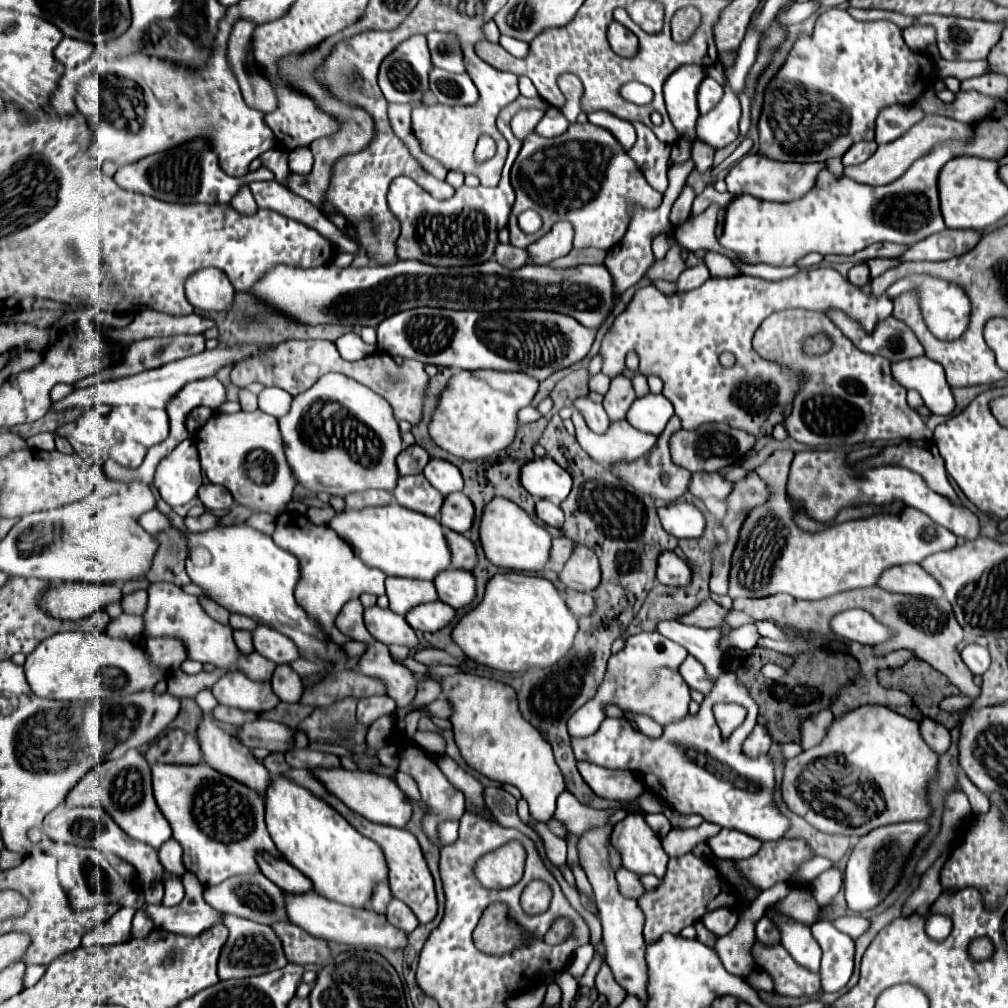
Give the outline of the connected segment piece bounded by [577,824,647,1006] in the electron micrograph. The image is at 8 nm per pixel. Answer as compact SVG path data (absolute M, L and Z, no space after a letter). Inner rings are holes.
M607 824L601 828L589 828L583 832L583 836L577 842L579 850L579 862L585 870L593 890L595 890L595 904L599 910L599 920L603 924L603 948L605 948L605 964L611 968L615 982L625 988L627 994L641 998L641 1002L647 1006L647 962L643 962L643 912L639 910L637 900L623 898L619 894L619 884L615 882L615 872L611 866L607 866L607 842L609 842L611 830L607 830Z

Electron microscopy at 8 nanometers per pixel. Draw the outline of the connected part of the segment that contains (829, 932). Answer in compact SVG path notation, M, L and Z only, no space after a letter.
M819 920L811 926L813 938L823 950L821 958L821 988L823 992L841 990L853 974L855 942L851 936L839 932L827 920Z

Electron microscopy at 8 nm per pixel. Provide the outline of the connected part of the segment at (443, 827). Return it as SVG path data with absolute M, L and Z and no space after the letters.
M439 824L439 834L441 834L439 842L441 842L441 846L455 842L457 840L457 830L459 830L459 824Z

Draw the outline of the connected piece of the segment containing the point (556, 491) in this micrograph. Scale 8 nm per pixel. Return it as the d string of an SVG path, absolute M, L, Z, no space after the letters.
M549 456L533 458L531 462L527 462L521 470L519 480L531 496L545 498L557 504L569 496L573 484L571 476Z

